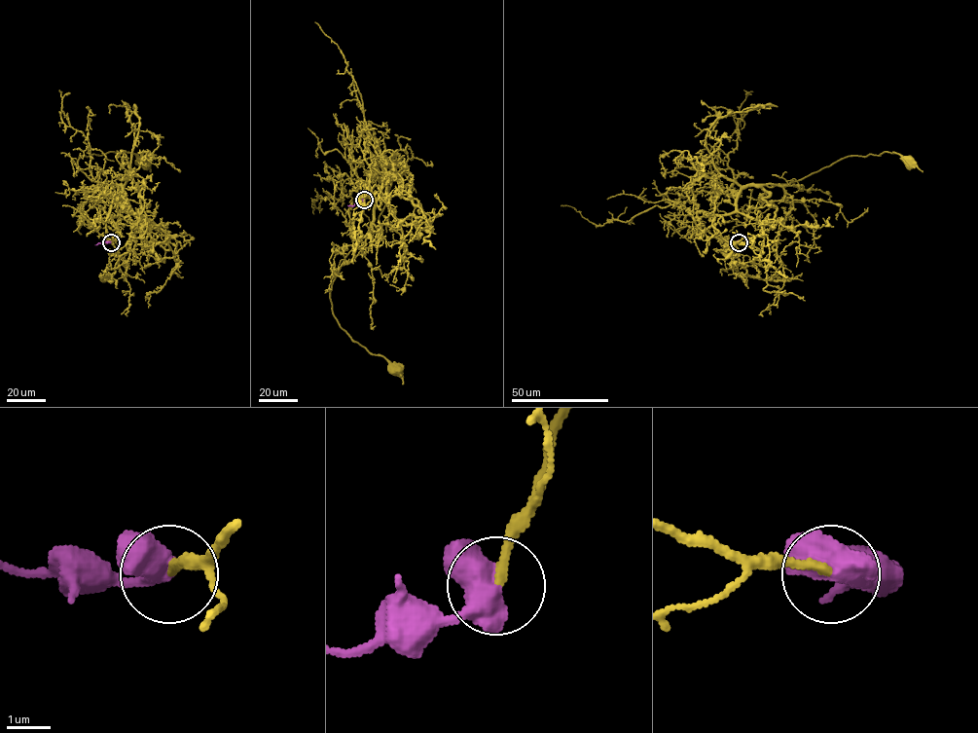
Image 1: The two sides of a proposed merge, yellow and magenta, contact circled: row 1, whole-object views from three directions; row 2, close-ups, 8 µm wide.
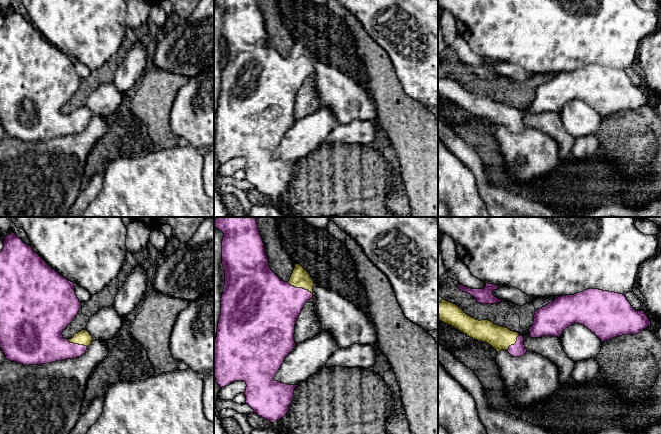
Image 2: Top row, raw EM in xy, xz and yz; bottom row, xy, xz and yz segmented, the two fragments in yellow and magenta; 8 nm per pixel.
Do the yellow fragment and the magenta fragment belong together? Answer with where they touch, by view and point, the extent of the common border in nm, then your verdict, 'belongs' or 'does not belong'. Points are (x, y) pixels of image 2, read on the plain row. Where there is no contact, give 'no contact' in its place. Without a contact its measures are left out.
xz (300, 63) | 220 nm | belongs

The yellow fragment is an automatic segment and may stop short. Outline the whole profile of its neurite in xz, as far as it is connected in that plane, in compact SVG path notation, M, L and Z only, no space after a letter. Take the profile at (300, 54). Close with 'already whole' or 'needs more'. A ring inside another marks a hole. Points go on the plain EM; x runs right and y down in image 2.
M214 0L214 3L223 8L222 16L222 40L225 47L225 62L221 74L221 90L217 103L215 115L215 136L214 151L220 164L227 162L235 157L244 157L247 161L246 180L248 180L258 192L274 199L283 194L289 187L290 180L294 173L294 166L298 161L288 161L274 156L276 149L280 146L286 132L295 124L294 116L295 100L306 78L313 74L314 57L309 49L300 41L295 40L295 44L288 58L282 57L269 43L269 37L265 28L264 19L260 11L257 0Z | needs more

